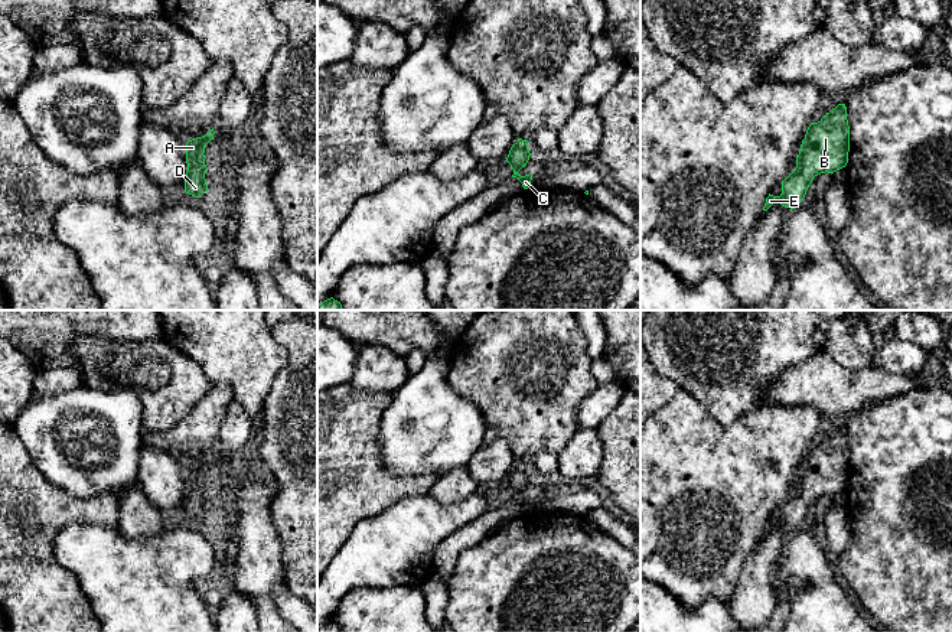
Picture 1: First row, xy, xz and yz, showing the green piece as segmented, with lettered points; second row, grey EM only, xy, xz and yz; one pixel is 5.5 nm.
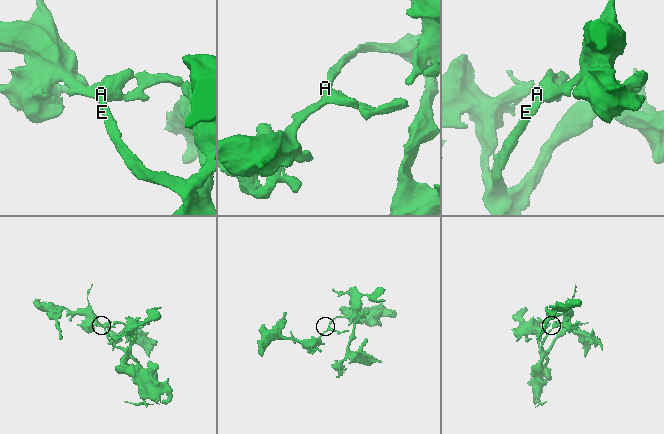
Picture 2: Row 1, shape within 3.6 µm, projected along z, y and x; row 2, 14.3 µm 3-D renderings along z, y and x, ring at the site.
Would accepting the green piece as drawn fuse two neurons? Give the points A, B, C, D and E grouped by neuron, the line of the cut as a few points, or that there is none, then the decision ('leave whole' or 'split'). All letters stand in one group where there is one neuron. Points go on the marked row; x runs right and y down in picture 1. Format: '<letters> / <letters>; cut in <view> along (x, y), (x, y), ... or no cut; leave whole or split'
A B C D E; no cut; leave whole

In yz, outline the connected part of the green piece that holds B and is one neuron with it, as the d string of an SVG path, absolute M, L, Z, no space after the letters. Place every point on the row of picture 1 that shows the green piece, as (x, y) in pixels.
M838 104L818 123L811 123L796 157L795 170L782 182L782 193L769 193L763 211L773 203L795 209L805 198L814 177L834 173L848 163L850 126L845 104Z

